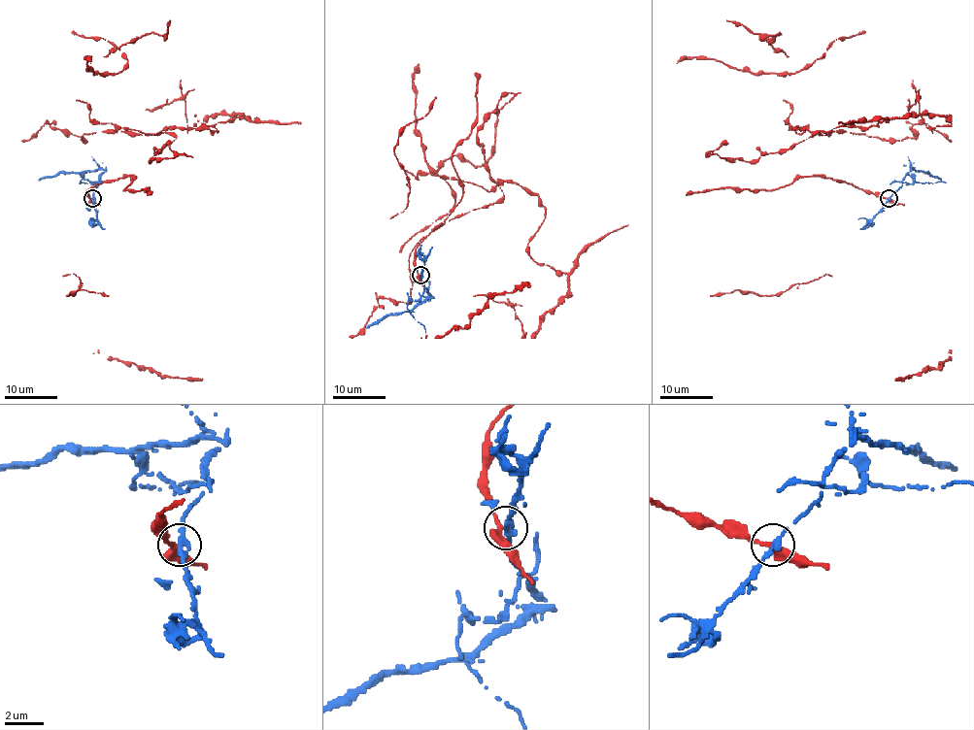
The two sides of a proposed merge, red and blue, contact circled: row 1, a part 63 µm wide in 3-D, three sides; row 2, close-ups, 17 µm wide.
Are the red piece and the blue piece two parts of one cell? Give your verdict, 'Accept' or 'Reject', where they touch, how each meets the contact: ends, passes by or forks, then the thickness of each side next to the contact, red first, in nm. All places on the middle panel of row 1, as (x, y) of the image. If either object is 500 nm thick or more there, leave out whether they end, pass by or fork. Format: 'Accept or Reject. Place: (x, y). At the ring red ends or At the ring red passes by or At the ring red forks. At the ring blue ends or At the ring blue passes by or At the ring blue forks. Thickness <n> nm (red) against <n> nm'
Reject. Place: (420, 275). At the ring red passes by. At the ring blue ends. Thickness 320 nm (red) against 400 nm

